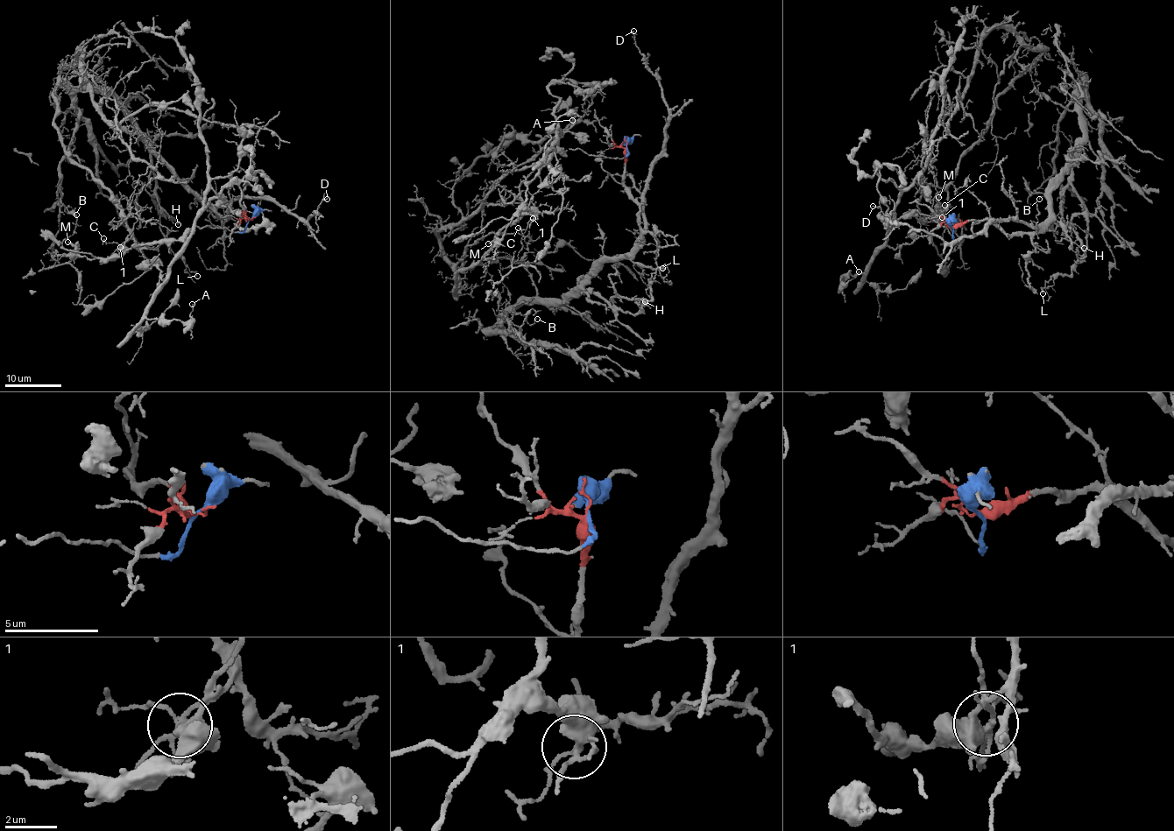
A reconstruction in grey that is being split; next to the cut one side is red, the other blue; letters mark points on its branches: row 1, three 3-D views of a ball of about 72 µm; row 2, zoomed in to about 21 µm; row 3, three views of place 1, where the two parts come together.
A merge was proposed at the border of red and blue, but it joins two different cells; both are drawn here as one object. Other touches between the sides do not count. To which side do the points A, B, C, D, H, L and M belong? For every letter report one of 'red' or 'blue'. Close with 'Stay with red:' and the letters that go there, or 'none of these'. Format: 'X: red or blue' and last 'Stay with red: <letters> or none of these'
A: blue
B: red
C: blue
D: red
H: red
L: red
M: blue
Stay with red: B, D, H, L

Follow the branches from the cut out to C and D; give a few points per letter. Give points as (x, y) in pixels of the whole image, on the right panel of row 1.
C: (951, 228), (951, 236), (917, 211), (903, 214), (912, 211), (919, 220), (933, 221), (948, 211), (944, 205)
D: (951, 228), (985, 219), (1011, 235), (1036, 230), (999, 220), (946, 242), (895, 224), (873, 206)

